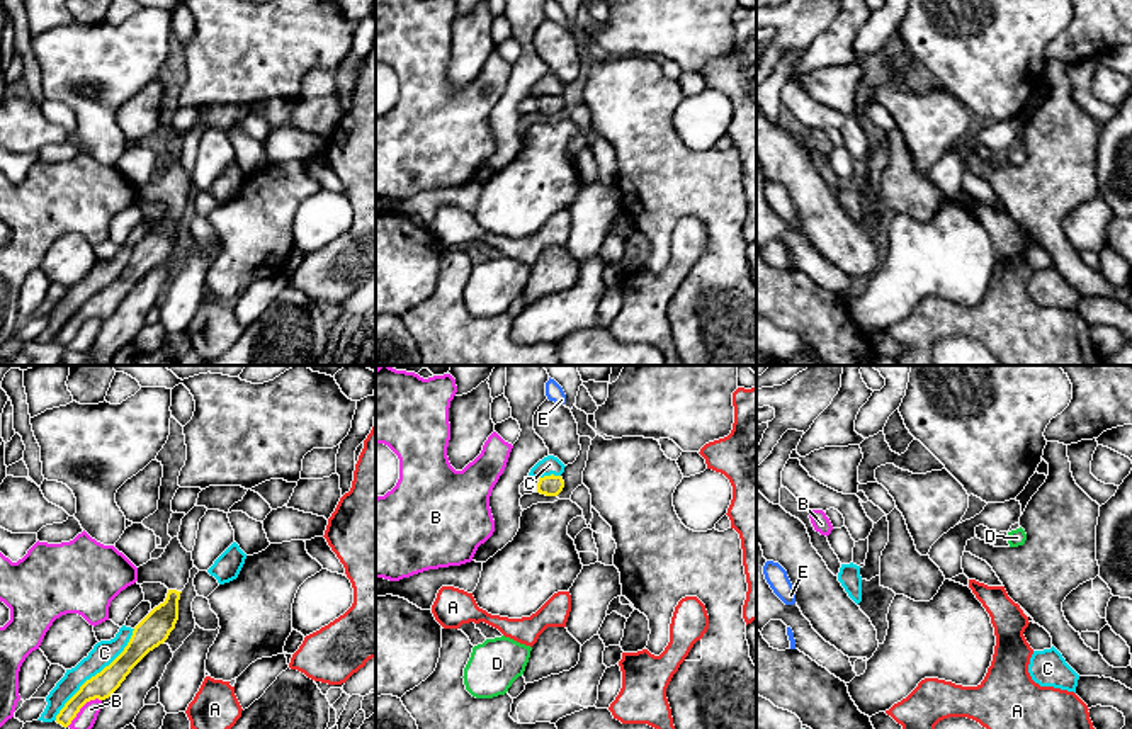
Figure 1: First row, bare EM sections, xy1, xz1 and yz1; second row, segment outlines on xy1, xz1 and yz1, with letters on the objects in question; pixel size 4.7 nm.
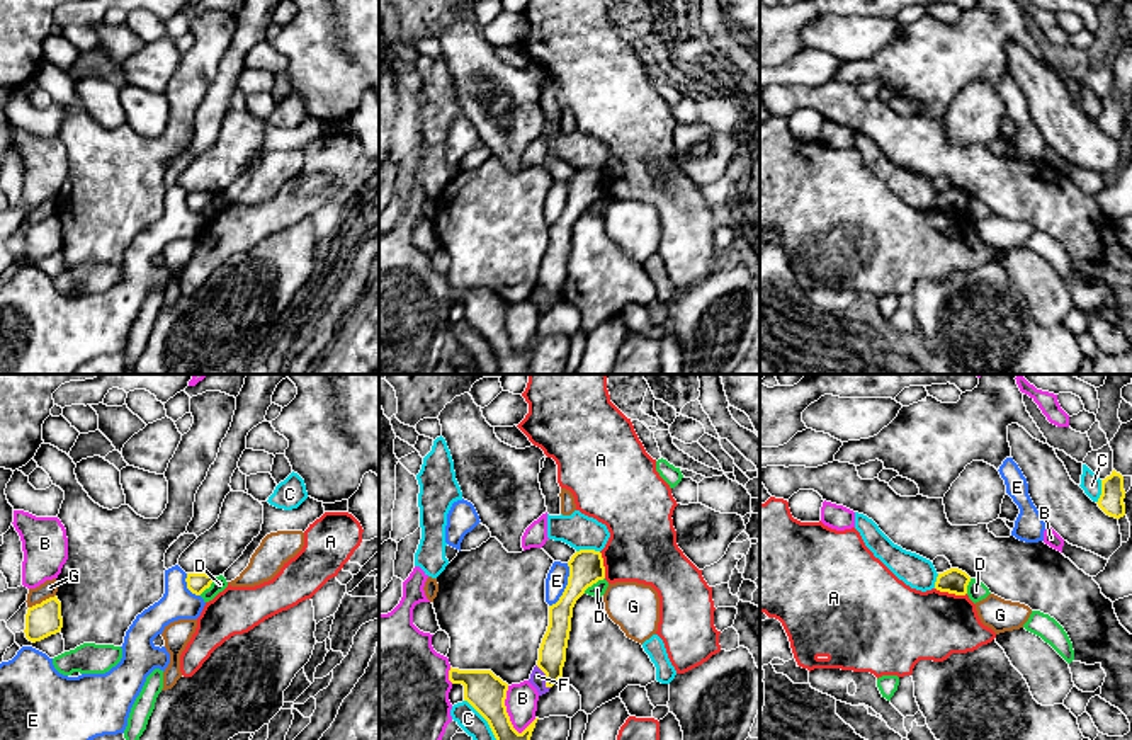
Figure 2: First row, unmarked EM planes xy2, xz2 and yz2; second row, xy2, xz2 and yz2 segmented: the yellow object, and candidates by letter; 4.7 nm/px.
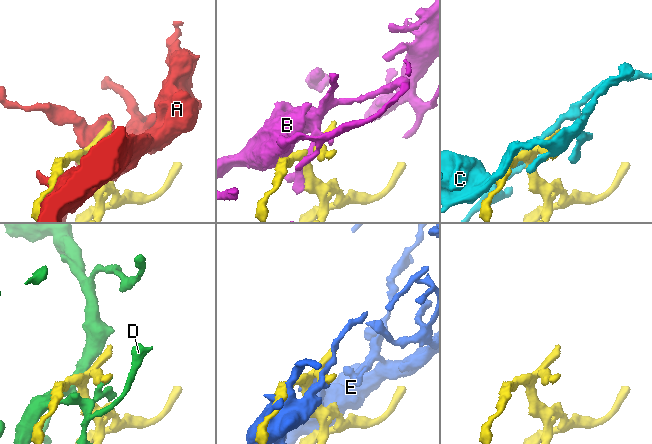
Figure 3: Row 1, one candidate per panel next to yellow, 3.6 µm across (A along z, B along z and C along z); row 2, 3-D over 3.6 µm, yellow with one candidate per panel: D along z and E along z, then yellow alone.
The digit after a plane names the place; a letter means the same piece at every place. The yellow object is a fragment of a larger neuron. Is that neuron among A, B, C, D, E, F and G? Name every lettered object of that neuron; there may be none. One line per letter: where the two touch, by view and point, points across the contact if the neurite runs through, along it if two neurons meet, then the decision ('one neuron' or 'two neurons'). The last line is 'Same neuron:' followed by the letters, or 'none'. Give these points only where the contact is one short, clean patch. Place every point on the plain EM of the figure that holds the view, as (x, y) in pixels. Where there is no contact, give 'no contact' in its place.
A: yz2 (950, 211) | two neurons
B: xz2 (505, 329) | two neurons
C: xy1 (97, 293) | two neurons
D: xz2 (594, 201) | along xz2 (604, 196), (583, 211) | two neurons
E: xz2 (566, 204) | two neurons
F: xz2 (546, 296) | two neurons
G: xy2 (43, 220) | two neurons
Same neuron: none

